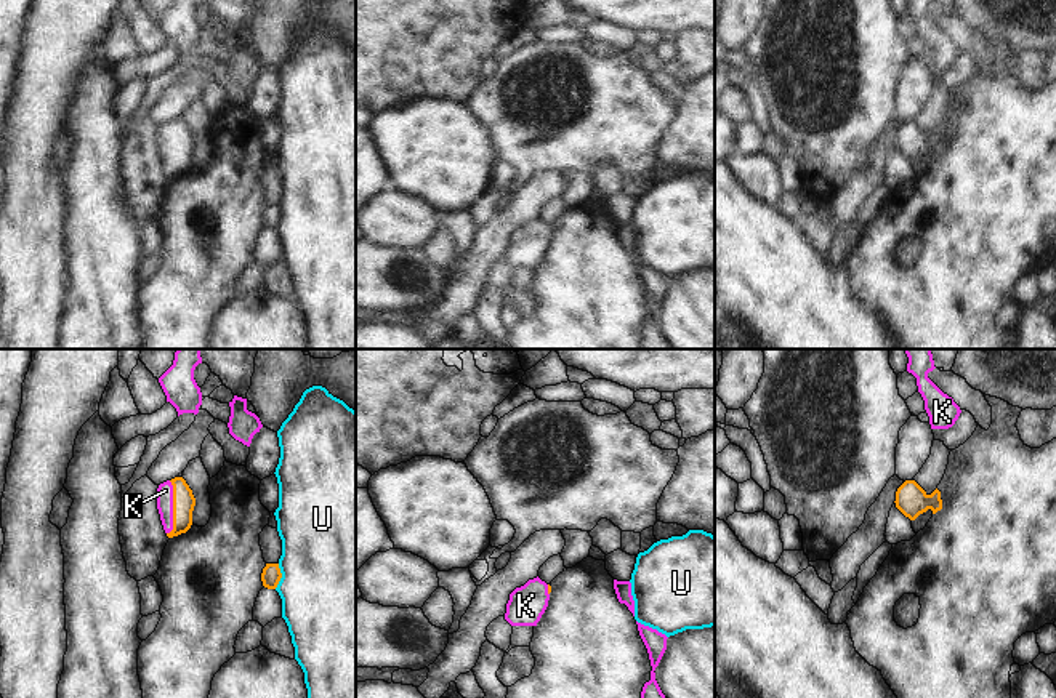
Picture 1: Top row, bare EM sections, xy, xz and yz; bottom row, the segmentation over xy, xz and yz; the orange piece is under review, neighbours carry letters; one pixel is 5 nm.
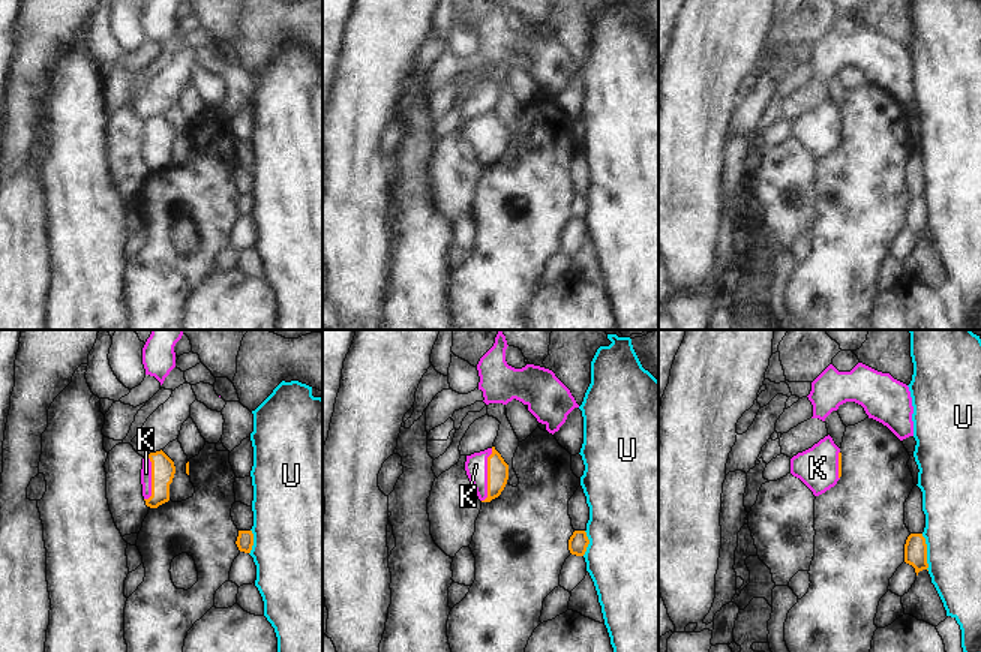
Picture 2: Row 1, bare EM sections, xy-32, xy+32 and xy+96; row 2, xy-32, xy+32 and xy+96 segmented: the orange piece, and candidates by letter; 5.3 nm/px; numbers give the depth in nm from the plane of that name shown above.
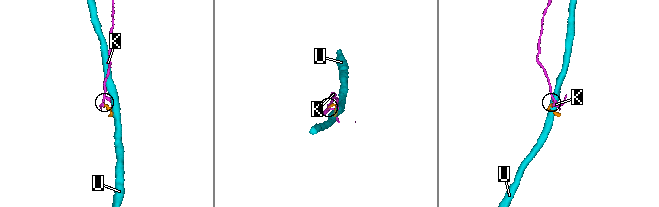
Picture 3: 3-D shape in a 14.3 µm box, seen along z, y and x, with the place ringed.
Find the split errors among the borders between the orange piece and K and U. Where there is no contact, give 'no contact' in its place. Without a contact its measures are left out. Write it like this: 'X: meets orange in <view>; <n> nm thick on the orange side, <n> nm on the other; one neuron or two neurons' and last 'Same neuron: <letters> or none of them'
K: meets orange in xy; 110 nm thick on the orange side, 80 nm on the other; one neuron
U: meets orange in xy; 100 nm thick on the orange side, 500 nm on the other; two neurons
Same neuron: K

